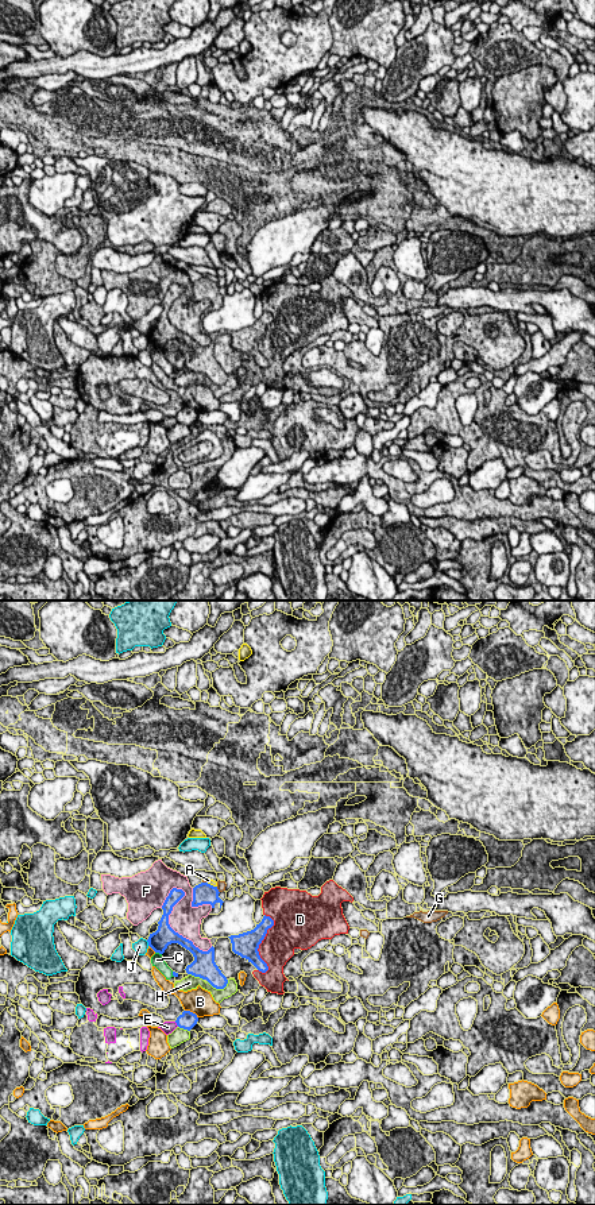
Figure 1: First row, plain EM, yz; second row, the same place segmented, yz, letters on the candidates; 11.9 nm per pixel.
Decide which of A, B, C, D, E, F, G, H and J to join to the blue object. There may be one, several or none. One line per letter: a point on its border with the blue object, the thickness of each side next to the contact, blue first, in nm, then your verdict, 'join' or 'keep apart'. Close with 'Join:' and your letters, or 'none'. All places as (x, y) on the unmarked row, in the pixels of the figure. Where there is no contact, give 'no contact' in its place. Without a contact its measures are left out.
A: meets blue in yz at (212, 281); 260 nm thick on the blue side, 60 nm on the other; keep apart
B: meets blue in yz at (192, 408); 200 nm thick on the blue side, 320 nm on the other; keep apart
C: meets blue in yz at (158, 347); 240 nm thick on the blue side, 160 nm on the other; keep apart
D: meets blue in yz at (261, 338); 300 nm thick on the blue side, 400 nm on the other; keep apart
E: meets blue in yz at (177, 420); 200 nm thick on the blue side, 160 nm on the other; keep apart
F: meets blue in yz at (167, 317); 240 nm thick on the blue side, 360 nm on the other; keep apart
G: meets blue in yz at (217, 285); 260 nm thick on the blue side, 100 nm on the other; keep apart
H: meets blue in yz at (217, 383); 240 nm thick on the blue side, 160 nm on the other; keep apart
J: meets blue in yz at (149, 339); 240 nm thick on the blue side, 160 nm on the other; keep apart
Join: none

